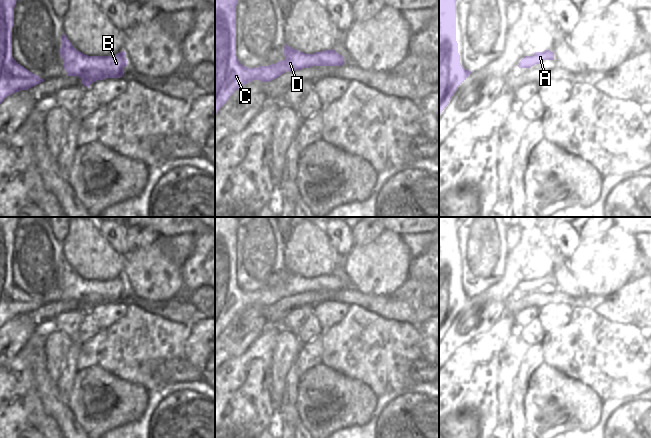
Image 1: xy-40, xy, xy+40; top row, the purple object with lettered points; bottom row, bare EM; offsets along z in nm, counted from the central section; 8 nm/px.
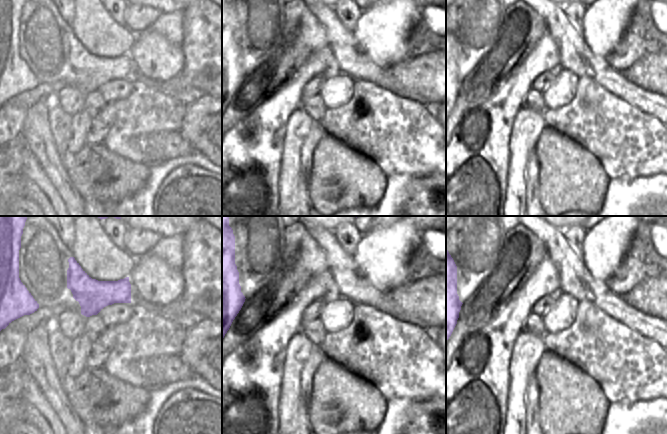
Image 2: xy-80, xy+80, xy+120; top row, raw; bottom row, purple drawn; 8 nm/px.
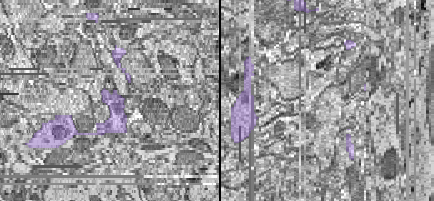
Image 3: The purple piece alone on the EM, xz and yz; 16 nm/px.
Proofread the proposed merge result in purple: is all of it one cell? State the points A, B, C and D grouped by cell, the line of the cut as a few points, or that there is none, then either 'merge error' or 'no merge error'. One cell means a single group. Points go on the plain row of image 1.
groups A B D / C; cut xy (270, 289), (282, 297); merge error

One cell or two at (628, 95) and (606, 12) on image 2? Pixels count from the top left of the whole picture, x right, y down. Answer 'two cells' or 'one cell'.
two cells

